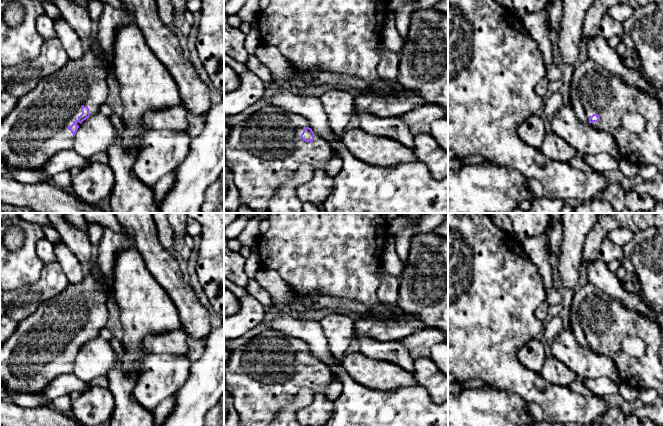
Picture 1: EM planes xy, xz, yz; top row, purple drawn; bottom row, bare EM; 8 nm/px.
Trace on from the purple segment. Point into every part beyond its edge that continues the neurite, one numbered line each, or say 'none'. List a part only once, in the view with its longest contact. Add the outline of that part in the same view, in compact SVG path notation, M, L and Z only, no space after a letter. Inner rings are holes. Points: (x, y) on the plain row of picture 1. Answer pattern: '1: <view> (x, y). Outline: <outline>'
1: xy (36, 353). Outline: M104 229L103 236L98 244L96 267L102 275L102 280L97 280L89 274L80 284L68 284L58 295L42 302L38 308L27 318L17 323L13 334L0 345L0 381L6 391L13 393L39 394L52 380L61 374L73 373L75 360L67 352L82 338L81 330L89 332L90 340L99 336L99 332L106 327L109 319L110 300L108 290L113 288L113 271L117 254L133 246L133 239L123 229L116 232Z

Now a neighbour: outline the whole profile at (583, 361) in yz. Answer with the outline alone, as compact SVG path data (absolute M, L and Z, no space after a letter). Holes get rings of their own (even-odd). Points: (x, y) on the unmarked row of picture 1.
M563 328L554 339L551 355L579 378L607 377L619 385L622 383L615 363L609 357L594 352L589 346L580 346L569 328Z

